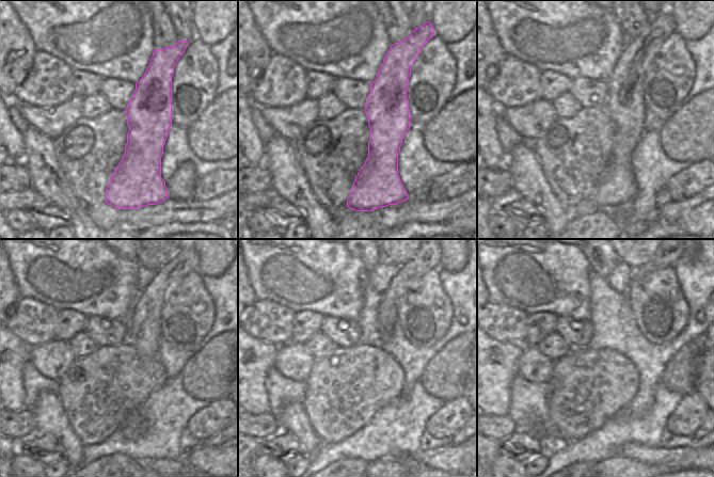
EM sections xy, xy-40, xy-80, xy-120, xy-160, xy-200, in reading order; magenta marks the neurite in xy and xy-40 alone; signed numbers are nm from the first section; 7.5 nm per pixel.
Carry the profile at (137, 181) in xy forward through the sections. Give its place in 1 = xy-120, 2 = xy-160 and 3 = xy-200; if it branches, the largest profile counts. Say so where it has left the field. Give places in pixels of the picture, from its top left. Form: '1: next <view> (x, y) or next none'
1: next xy-120 (144, 328)
2: next xy-160 (423, 260)
3: next xy-200 (660, 260)

